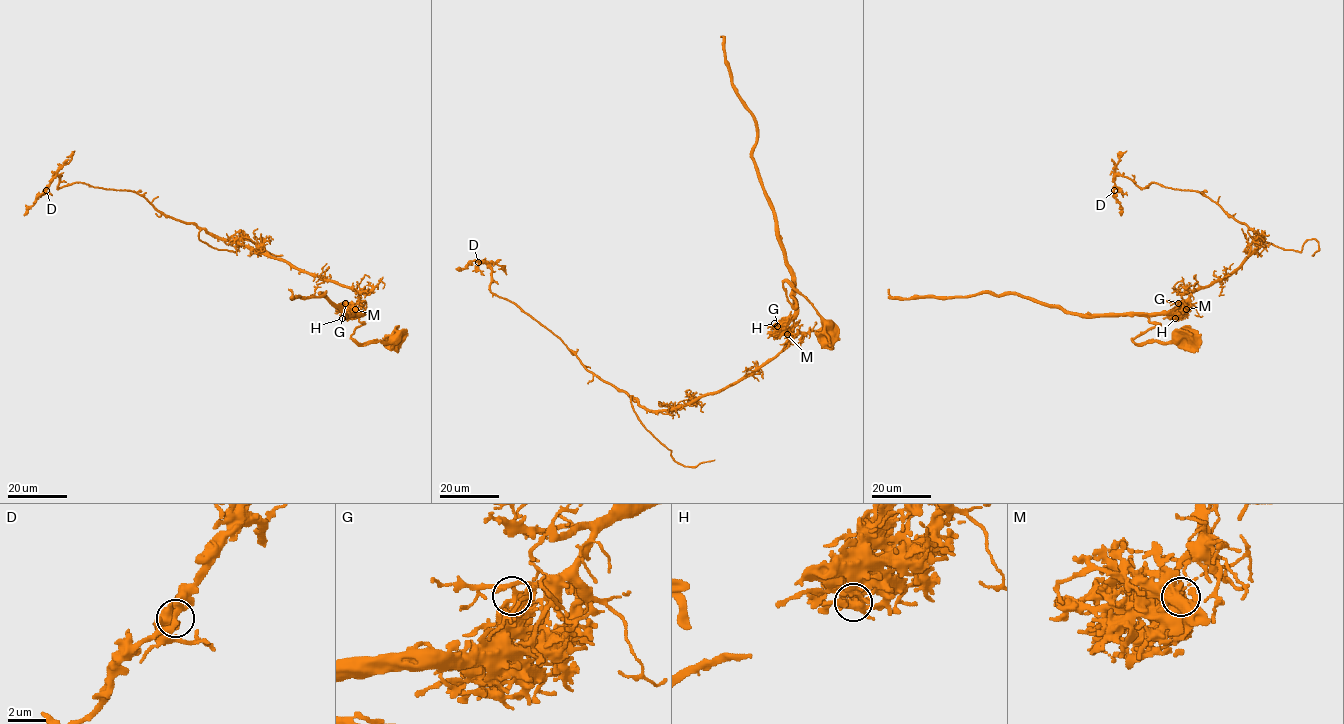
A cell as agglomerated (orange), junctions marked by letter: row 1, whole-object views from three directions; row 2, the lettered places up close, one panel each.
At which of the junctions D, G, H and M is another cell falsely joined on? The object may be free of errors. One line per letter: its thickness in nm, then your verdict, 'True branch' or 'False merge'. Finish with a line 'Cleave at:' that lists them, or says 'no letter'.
D: Thickness 280 nm. True branch
G: Thickness 280 nm. True branch
H: Thickness 190 nm. True branch
M: Thickness 240 nm. False merge
Cleave at: M

